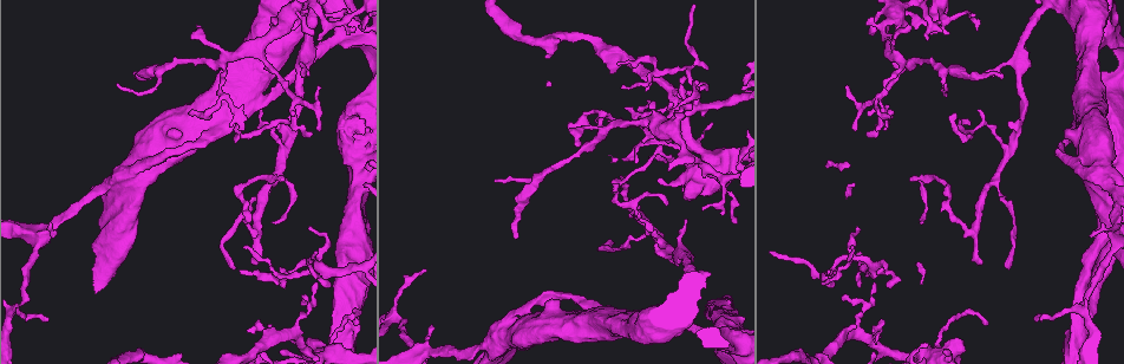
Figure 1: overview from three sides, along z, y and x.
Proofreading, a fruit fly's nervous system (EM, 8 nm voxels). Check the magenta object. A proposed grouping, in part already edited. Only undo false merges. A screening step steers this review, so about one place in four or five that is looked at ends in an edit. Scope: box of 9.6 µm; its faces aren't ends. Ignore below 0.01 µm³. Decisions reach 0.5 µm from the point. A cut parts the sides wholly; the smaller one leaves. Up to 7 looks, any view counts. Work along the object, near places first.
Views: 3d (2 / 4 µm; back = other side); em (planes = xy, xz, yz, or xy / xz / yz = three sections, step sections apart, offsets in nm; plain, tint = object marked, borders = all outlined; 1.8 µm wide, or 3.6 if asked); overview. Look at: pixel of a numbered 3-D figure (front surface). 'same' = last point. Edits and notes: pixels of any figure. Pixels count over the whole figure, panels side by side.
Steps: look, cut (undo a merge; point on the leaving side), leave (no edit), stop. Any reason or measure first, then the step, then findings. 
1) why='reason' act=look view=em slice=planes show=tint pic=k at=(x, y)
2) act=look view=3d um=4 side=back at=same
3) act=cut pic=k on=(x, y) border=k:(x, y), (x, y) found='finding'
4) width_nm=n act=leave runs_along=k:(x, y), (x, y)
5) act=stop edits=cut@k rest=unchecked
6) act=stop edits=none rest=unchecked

act=look view=3d um=4 side=back pic=1 at=(111, 187)

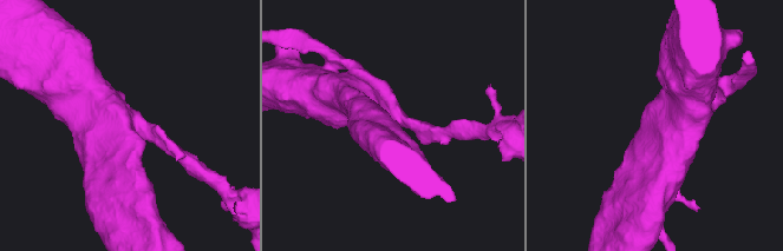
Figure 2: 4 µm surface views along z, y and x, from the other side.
arms=4 why='need the tissue' act=look view=em um=3.6 slice=xy step=16 show=tint pic=2 at=(665, 121)

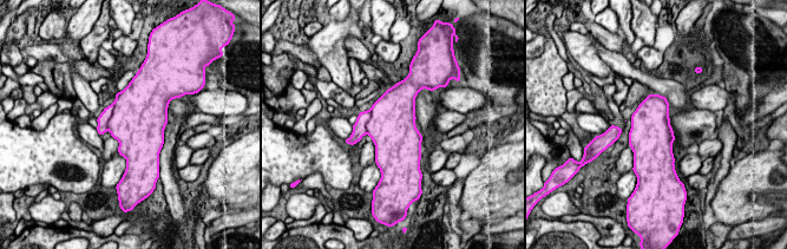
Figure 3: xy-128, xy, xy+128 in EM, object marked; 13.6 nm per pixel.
width_nm=550 act=cut pic=3 on=(103, 119) border=3:(113, 103), (106, 129) found='two cells meet here'

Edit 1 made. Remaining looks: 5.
why='redraw' act=look view=overview

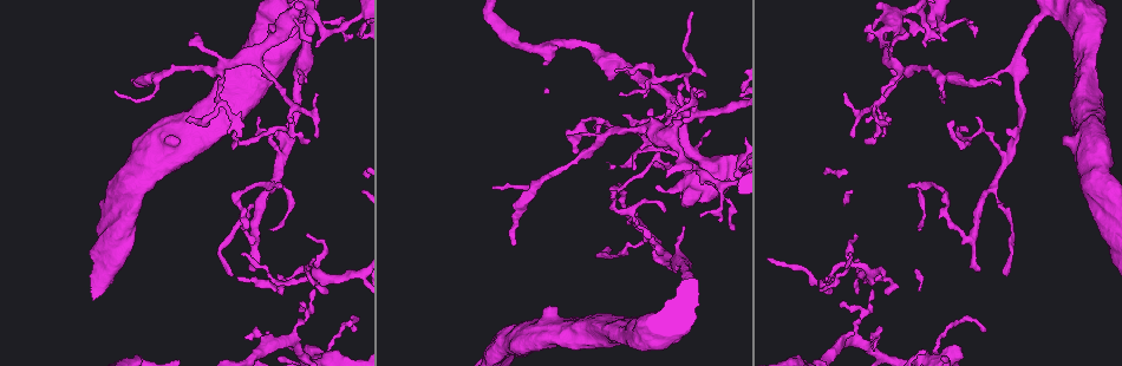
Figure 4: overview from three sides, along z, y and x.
why='thin arm on a thick one' act=look view=3d um=4 pic=4 at=(726, 183)

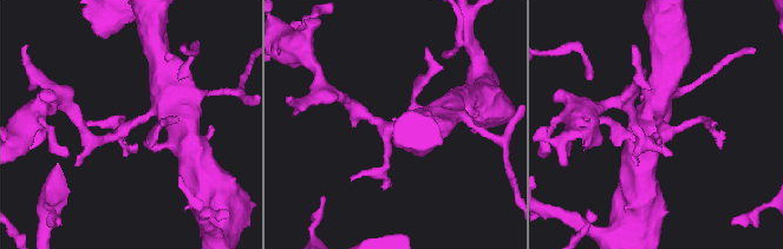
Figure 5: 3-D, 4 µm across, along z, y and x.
arms=3 act=look view=em slice=planes show=plain pic=5 at=(392, 130)

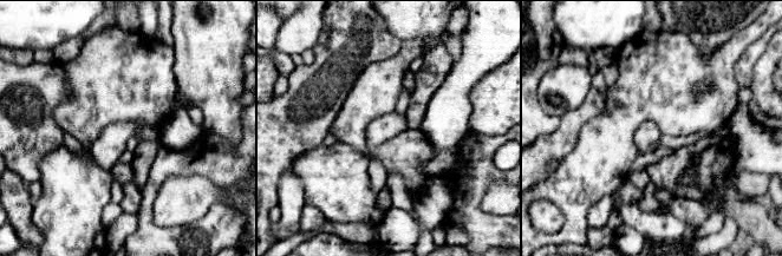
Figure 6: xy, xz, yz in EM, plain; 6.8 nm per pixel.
act=look view=em slice=planes show=tint at=same

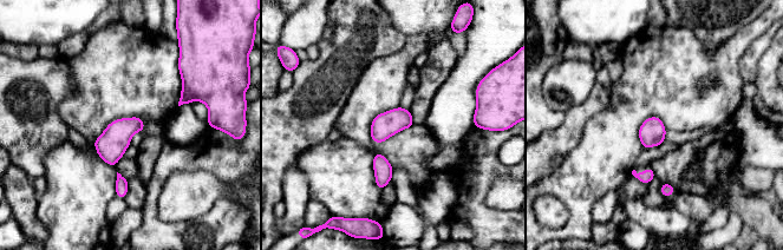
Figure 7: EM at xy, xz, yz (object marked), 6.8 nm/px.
act=leave found='continuous, no second cell'

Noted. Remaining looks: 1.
act=stop edits=cut@3 rest=unchecked

